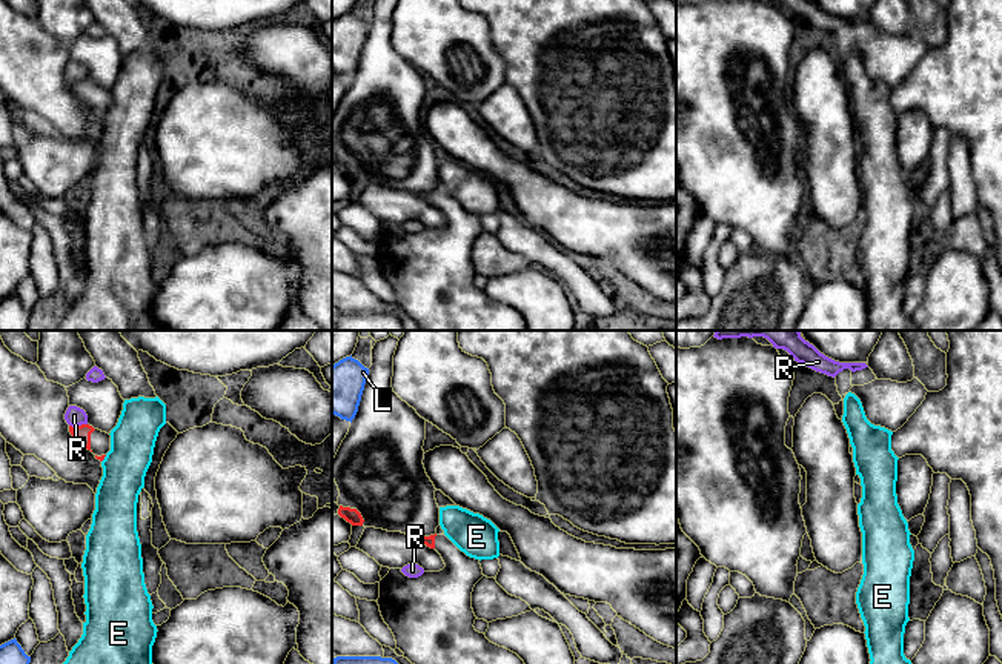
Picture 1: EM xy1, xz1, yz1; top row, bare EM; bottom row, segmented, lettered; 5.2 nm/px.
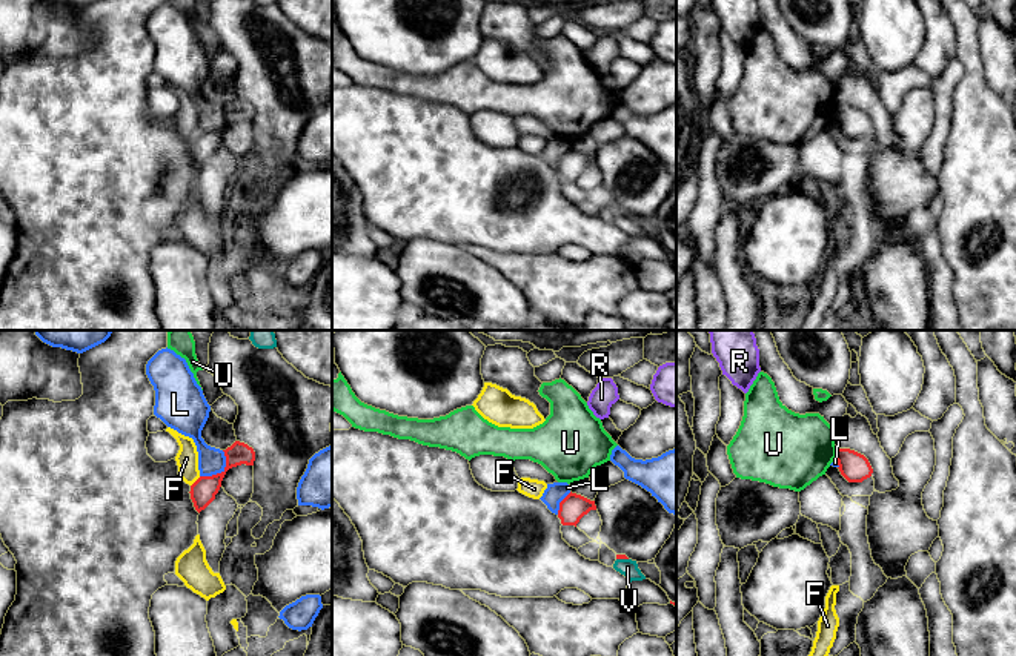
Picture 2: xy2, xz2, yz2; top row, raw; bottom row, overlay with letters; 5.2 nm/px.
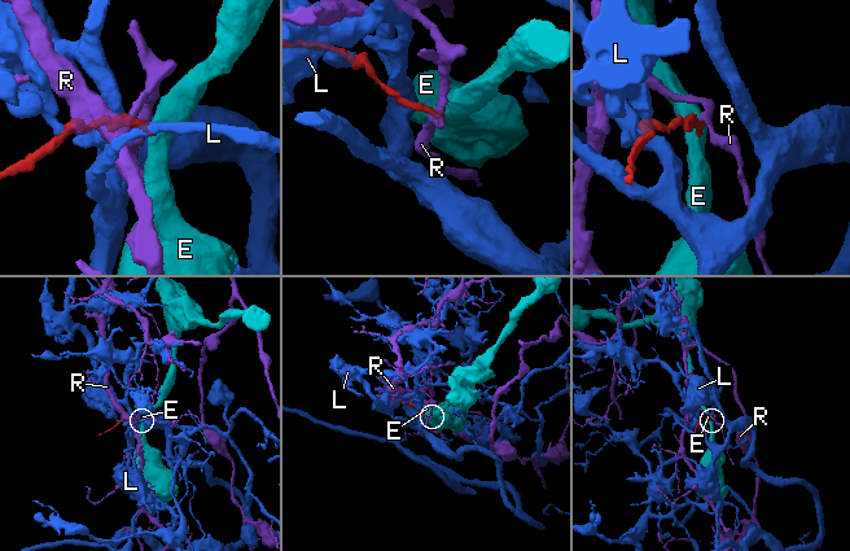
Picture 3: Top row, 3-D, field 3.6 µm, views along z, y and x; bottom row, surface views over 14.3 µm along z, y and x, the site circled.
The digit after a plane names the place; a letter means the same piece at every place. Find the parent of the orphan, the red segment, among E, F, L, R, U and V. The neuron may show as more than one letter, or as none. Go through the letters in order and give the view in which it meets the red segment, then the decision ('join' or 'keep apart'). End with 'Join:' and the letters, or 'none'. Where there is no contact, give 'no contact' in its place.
E: xy1 | keep apart
F: xy2 | keep apart
L: xy2 | keep apart
R: xy1 | keep apart
U: yz2 | keep apart
V: xz2 | keep apart
Join: none

